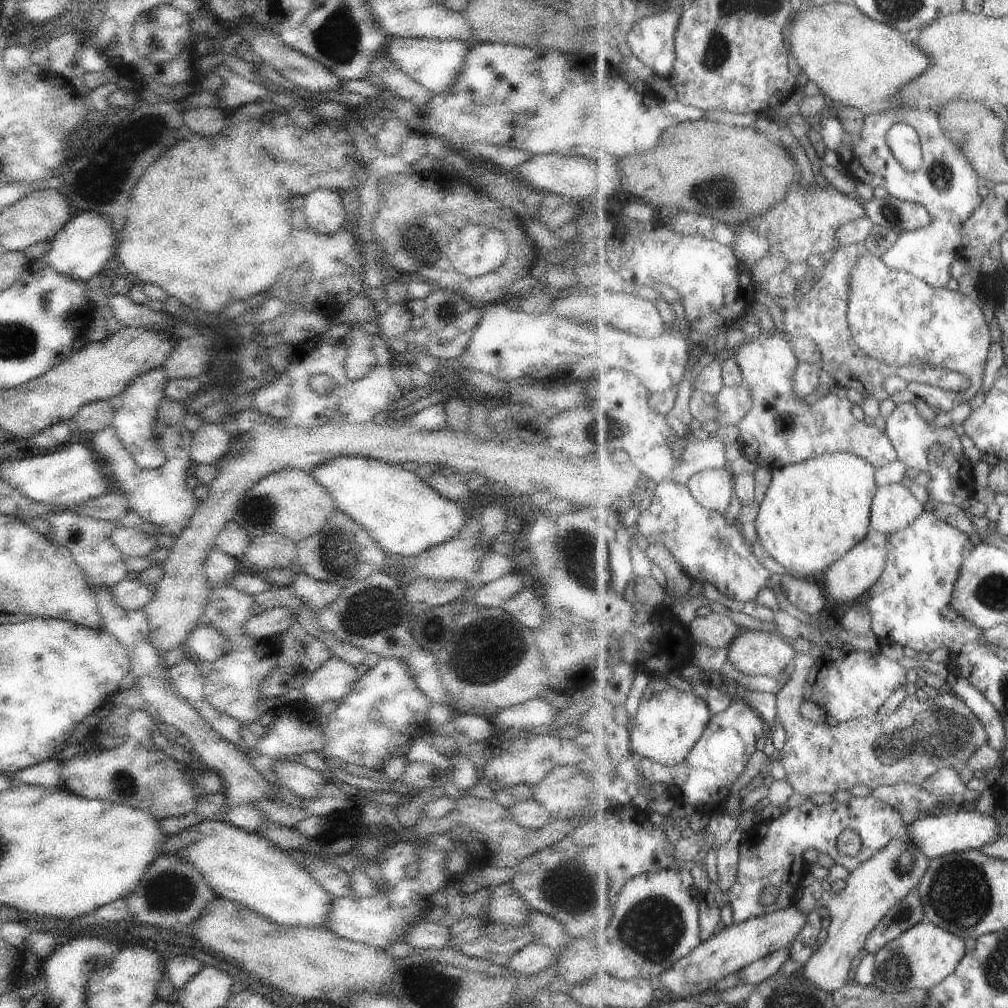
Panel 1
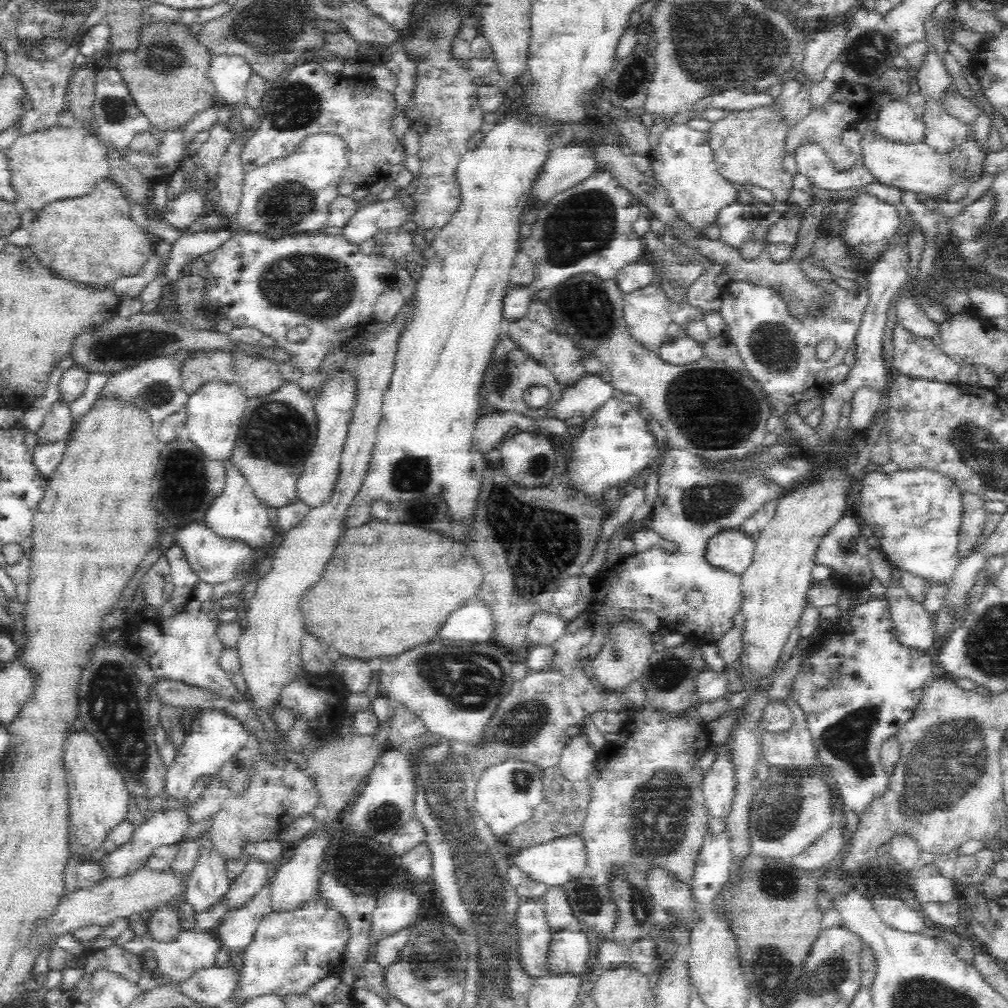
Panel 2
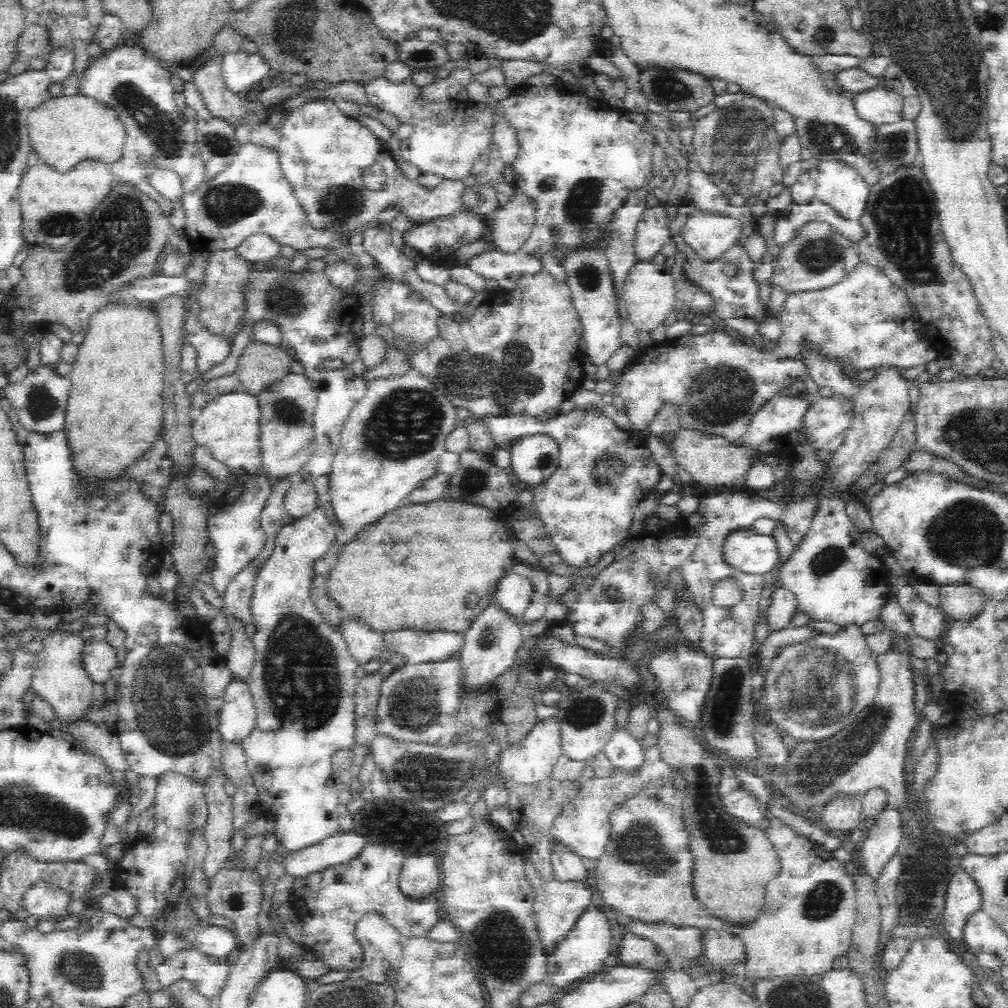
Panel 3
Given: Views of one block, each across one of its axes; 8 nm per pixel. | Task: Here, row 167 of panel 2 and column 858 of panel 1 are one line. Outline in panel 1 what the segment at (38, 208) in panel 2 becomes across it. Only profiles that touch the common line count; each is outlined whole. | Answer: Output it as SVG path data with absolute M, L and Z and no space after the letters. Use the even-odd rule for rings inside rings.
M805 1L801 14L793 20L793 30L785 33L785 38L791 34L793 40L793 54L797 62L803 66L803 74L808 80L815 83L821 93L829 98L832 105L847 105L855 107L865 114L887 112L897 106L897 94L903 90L905 84L910 84L913 80L922 76L933 60L915 41L909 41L905 34L892 26L883 24L874 18L869 18L860 8L849 4L837 4L832 1L822 5L809 5Z

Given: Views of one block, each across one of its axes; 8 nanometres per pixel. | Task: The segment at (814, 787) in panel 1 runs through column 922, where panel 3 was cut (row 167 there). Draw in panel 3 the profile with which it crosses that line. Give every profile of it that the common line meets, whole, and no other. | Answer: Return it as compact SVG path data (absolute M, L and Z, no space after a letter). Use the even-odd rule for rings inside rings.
M747 95L742 102L734 102L728 108L716 108L692 124L694 136L691 157L708 178L727 196L741 194L755 197L762 190L769 190L781 182L784 168L780 161L780 146L783 140L776 133L774 107Z

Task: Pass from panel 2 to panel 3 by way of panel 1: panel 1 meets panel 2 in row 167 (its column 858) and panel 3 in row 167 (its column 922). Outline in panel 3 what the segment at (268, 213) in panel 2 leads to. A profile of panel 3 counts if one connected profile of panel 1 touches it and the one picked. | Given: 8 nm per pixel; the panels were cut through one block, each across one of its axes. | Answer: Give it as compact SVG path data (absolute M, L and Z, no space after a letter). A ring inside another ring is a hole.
M308 99L302 106L288 110L284 113L280 132L281 137L276 148L280 170L291 186L297 204L304 209L306 223L316 231L329 231L338 235L363 232L366 228L380 224L378 215L388 206L397 208L416 224L452 216L463 210L462 200L467 189L462 180L442 180L436 187L429 189L422 186L422 179L406 178L398 161L390 155L385 144L378 142L374 133L363 124L342 113L330 99ZM376 163L382 165L387 180L384 188L370 190L363 186L363 170Z

